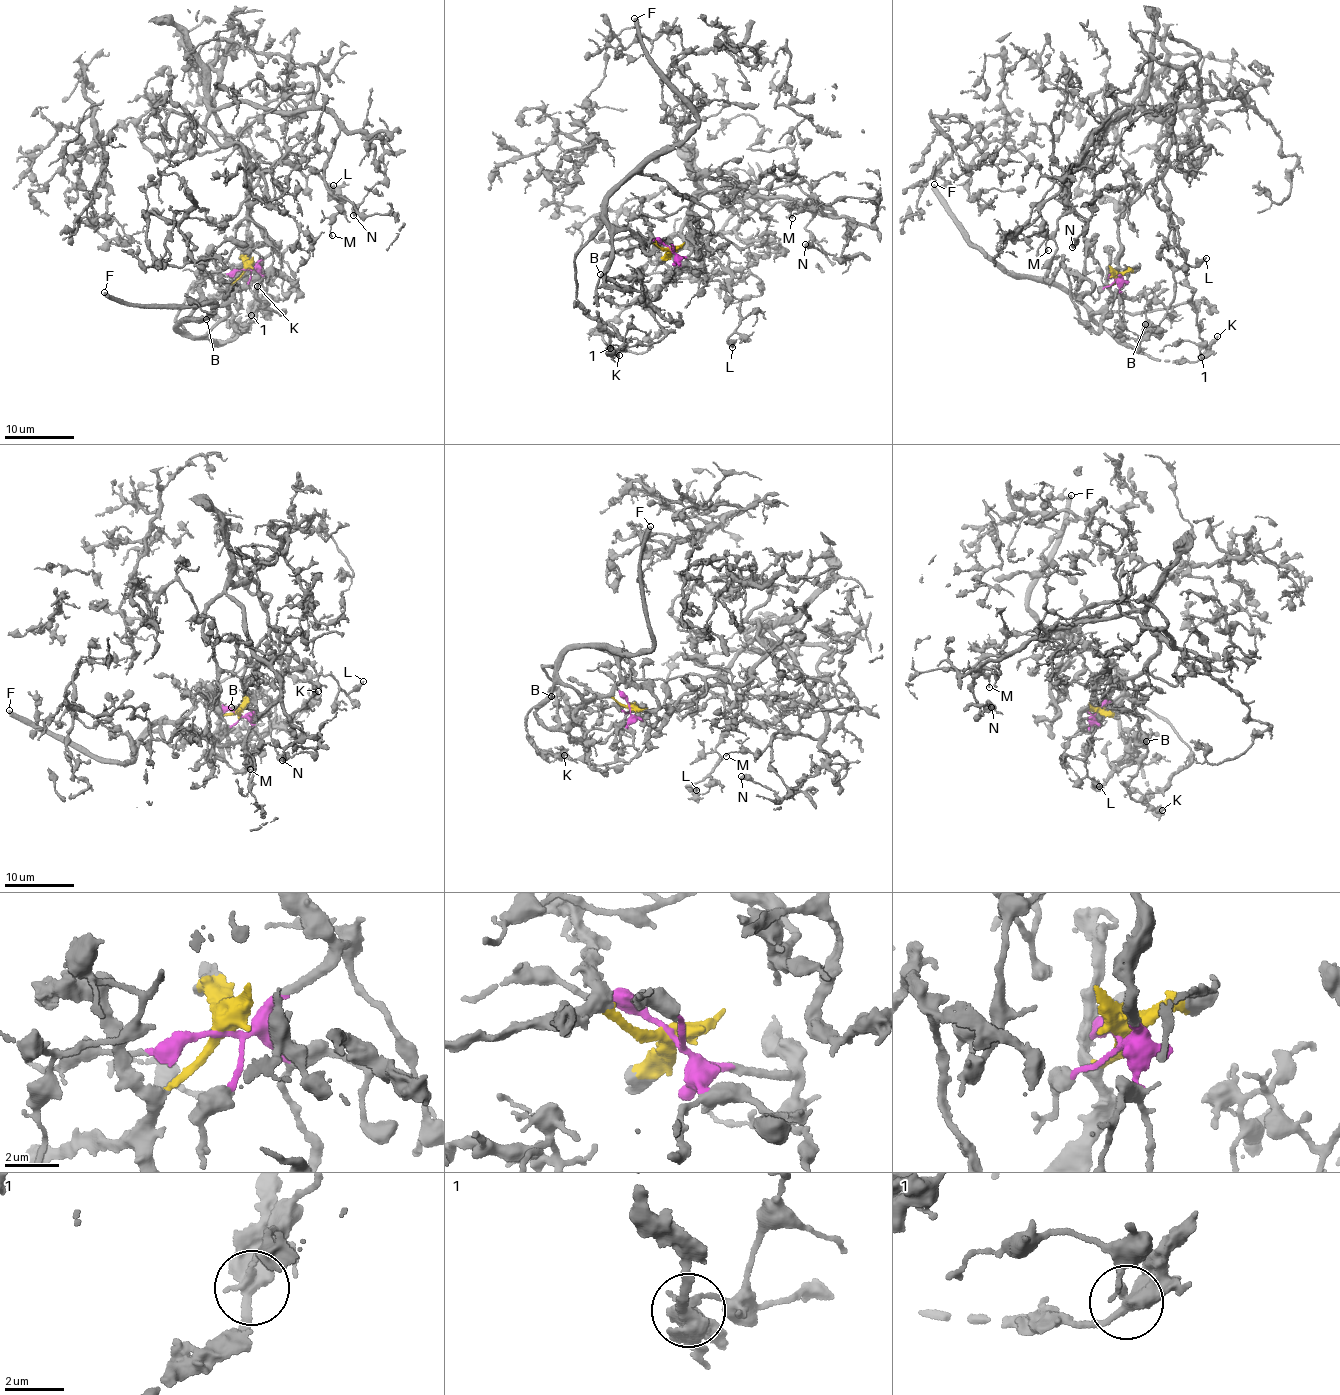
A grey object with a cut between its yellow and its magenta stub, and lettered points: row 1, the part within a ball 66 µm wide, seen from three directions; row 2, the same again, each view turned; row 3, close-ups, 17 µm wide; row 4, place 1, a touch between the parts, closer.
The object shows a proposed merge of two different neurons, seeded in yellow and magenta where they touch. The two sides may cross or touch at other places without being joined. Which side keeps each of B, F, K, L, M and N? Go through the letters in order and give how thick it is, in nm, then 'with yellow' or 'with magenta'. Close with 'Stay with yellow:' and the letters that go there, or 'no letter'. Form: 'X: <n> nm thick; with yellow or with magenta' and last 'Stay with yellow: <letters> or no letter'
B: 200 nm thick; with yellow
F: 400 nm thick; with yellow
K: 360 nm thick; with yellow
L: 360 nm thick; with magenta
M: 160 nm thick; with magenta
N: 550 nm thick; with magenta
Stay with yellow: B, F, K

